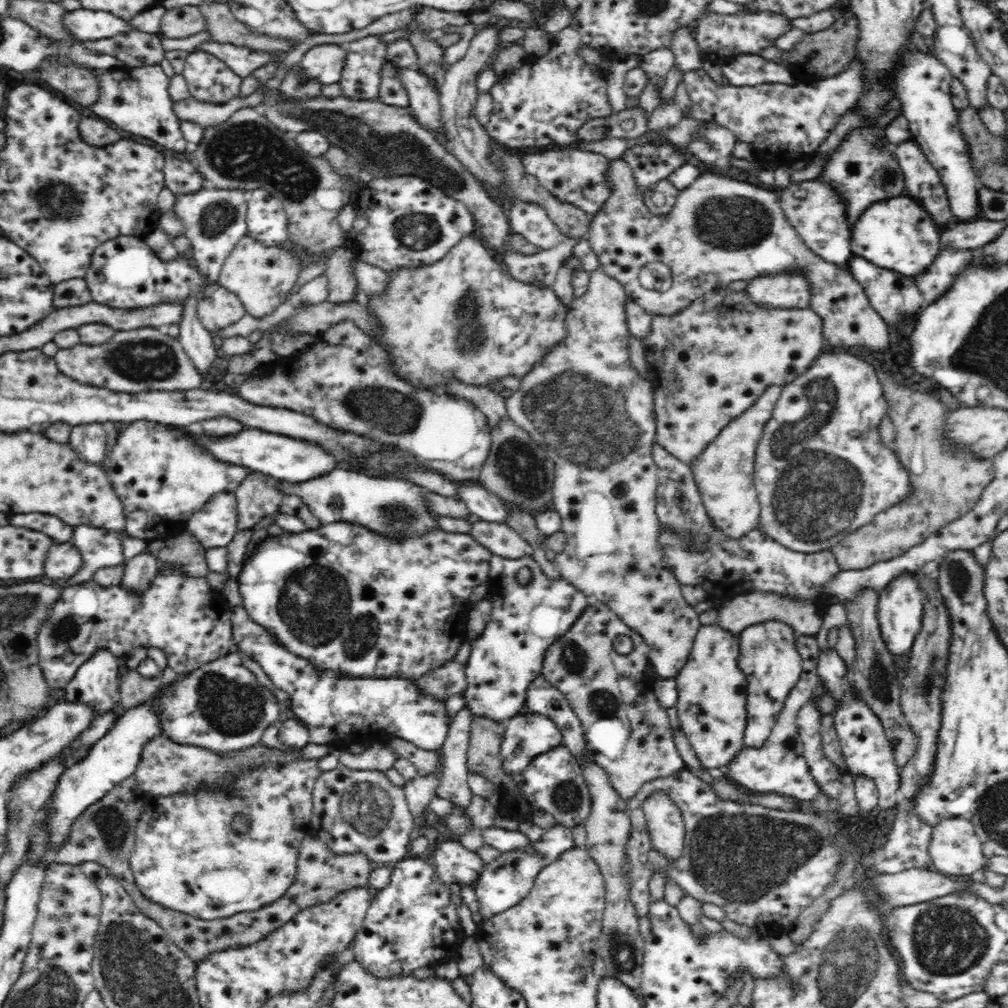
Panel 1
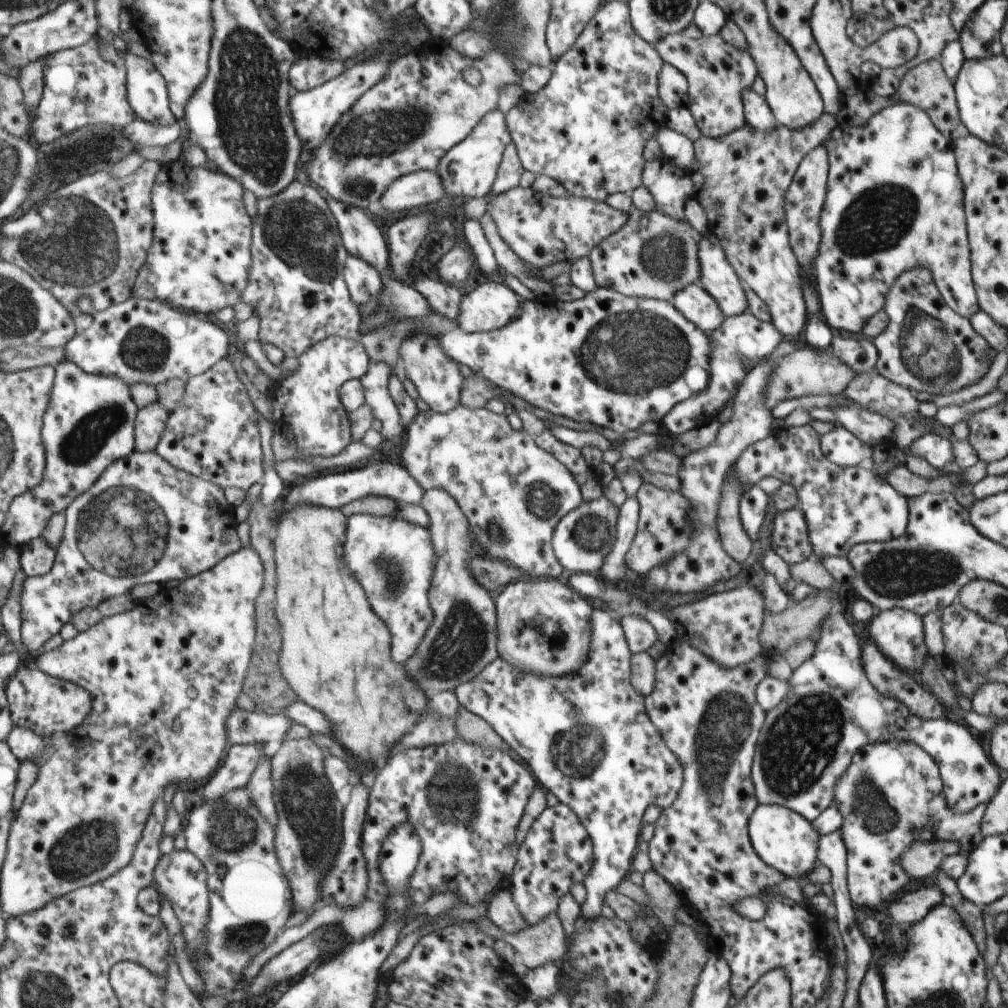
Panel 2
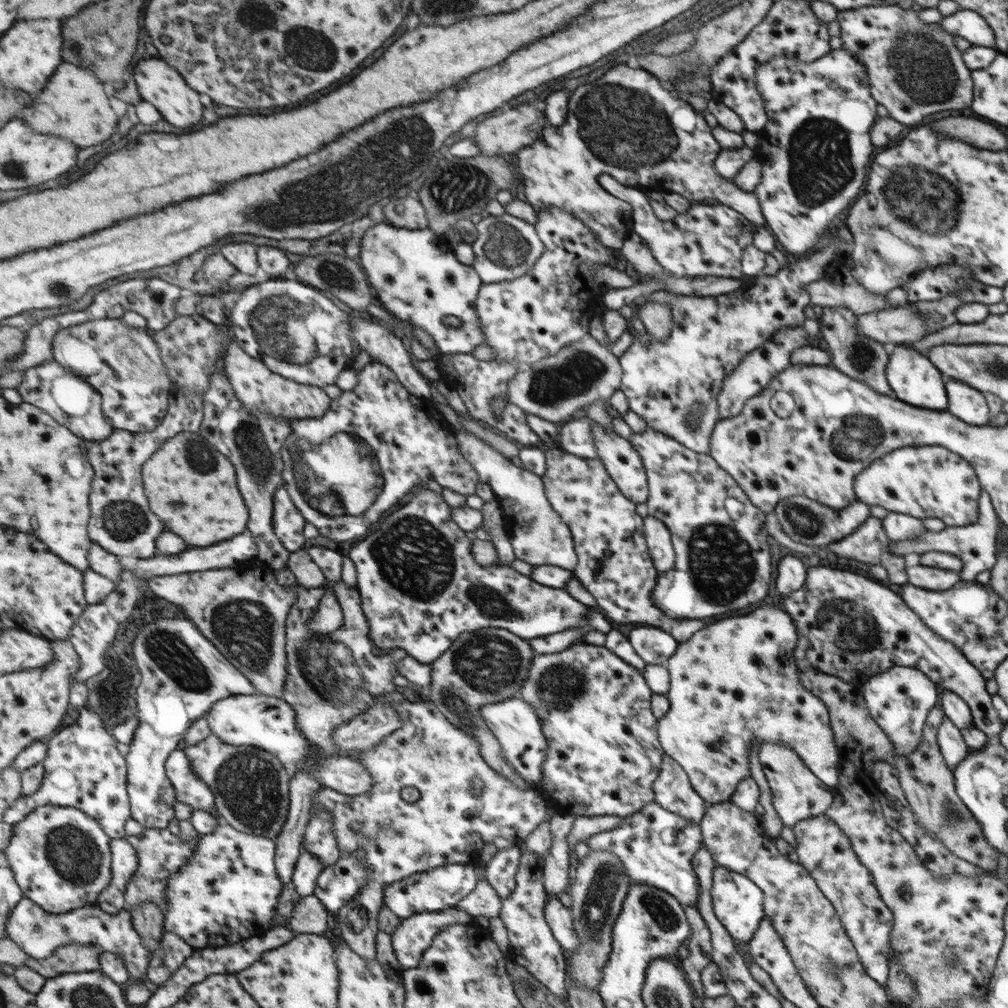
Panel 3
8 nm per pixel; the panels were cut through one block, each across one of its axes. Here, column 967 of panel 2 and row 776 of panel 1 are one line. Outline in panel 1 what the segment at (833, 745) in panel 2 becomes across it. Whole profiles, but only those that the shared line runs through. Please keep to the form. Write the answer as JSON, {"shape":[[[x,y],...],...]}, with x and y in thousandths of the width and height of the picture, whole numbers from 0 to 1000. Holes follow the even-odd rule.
{"shape":[[[793,629],[791,644],[796,649],[796,669],[794,675],[782,688],[776,704],[772,707],[764,730],[754,742],[744,742],[738,739],[731,749],[721,758],[721,772],[724,772],[732,782],[741,787],[769,786],[786,791],[795,796],[804,796],[813,788],[813,779],[808,775],[797,749],[797,738],[791,721],[792,705],[807,692],[813,680],[811,670],[811,655],[814,648],[808,629]]]}

